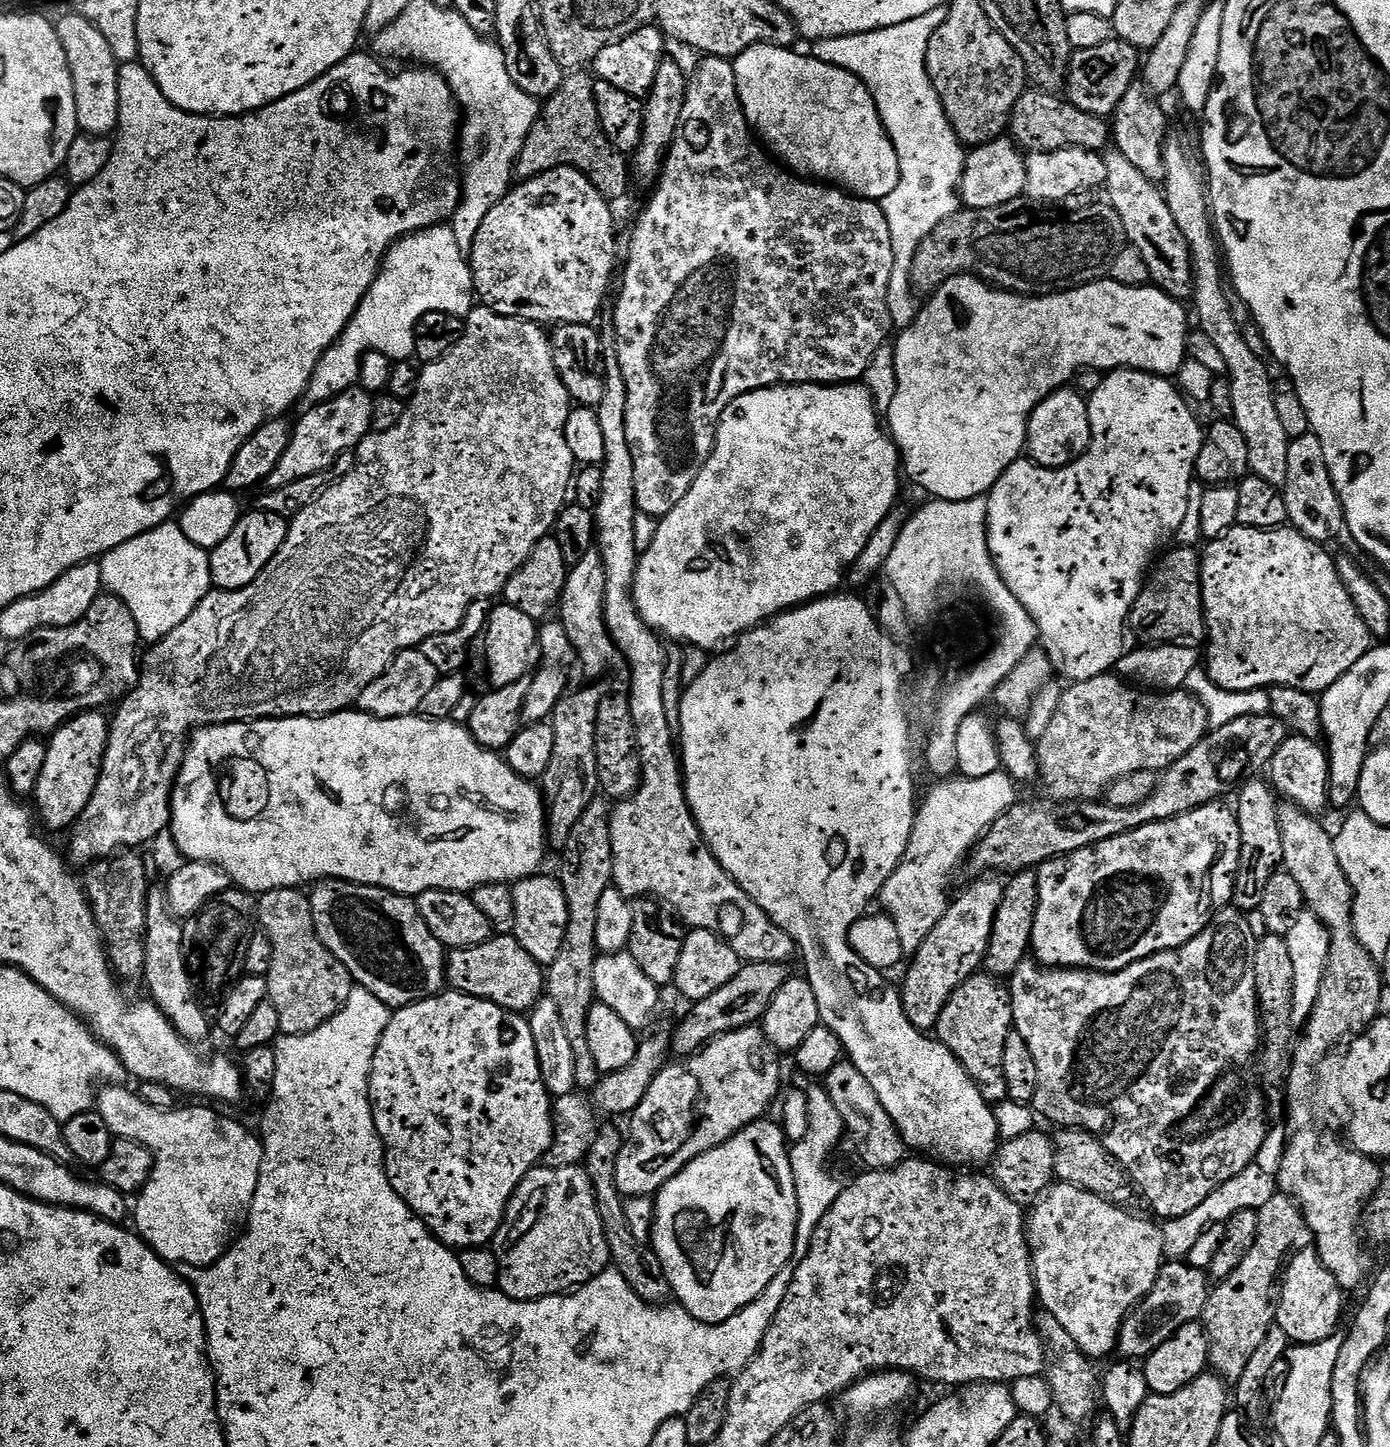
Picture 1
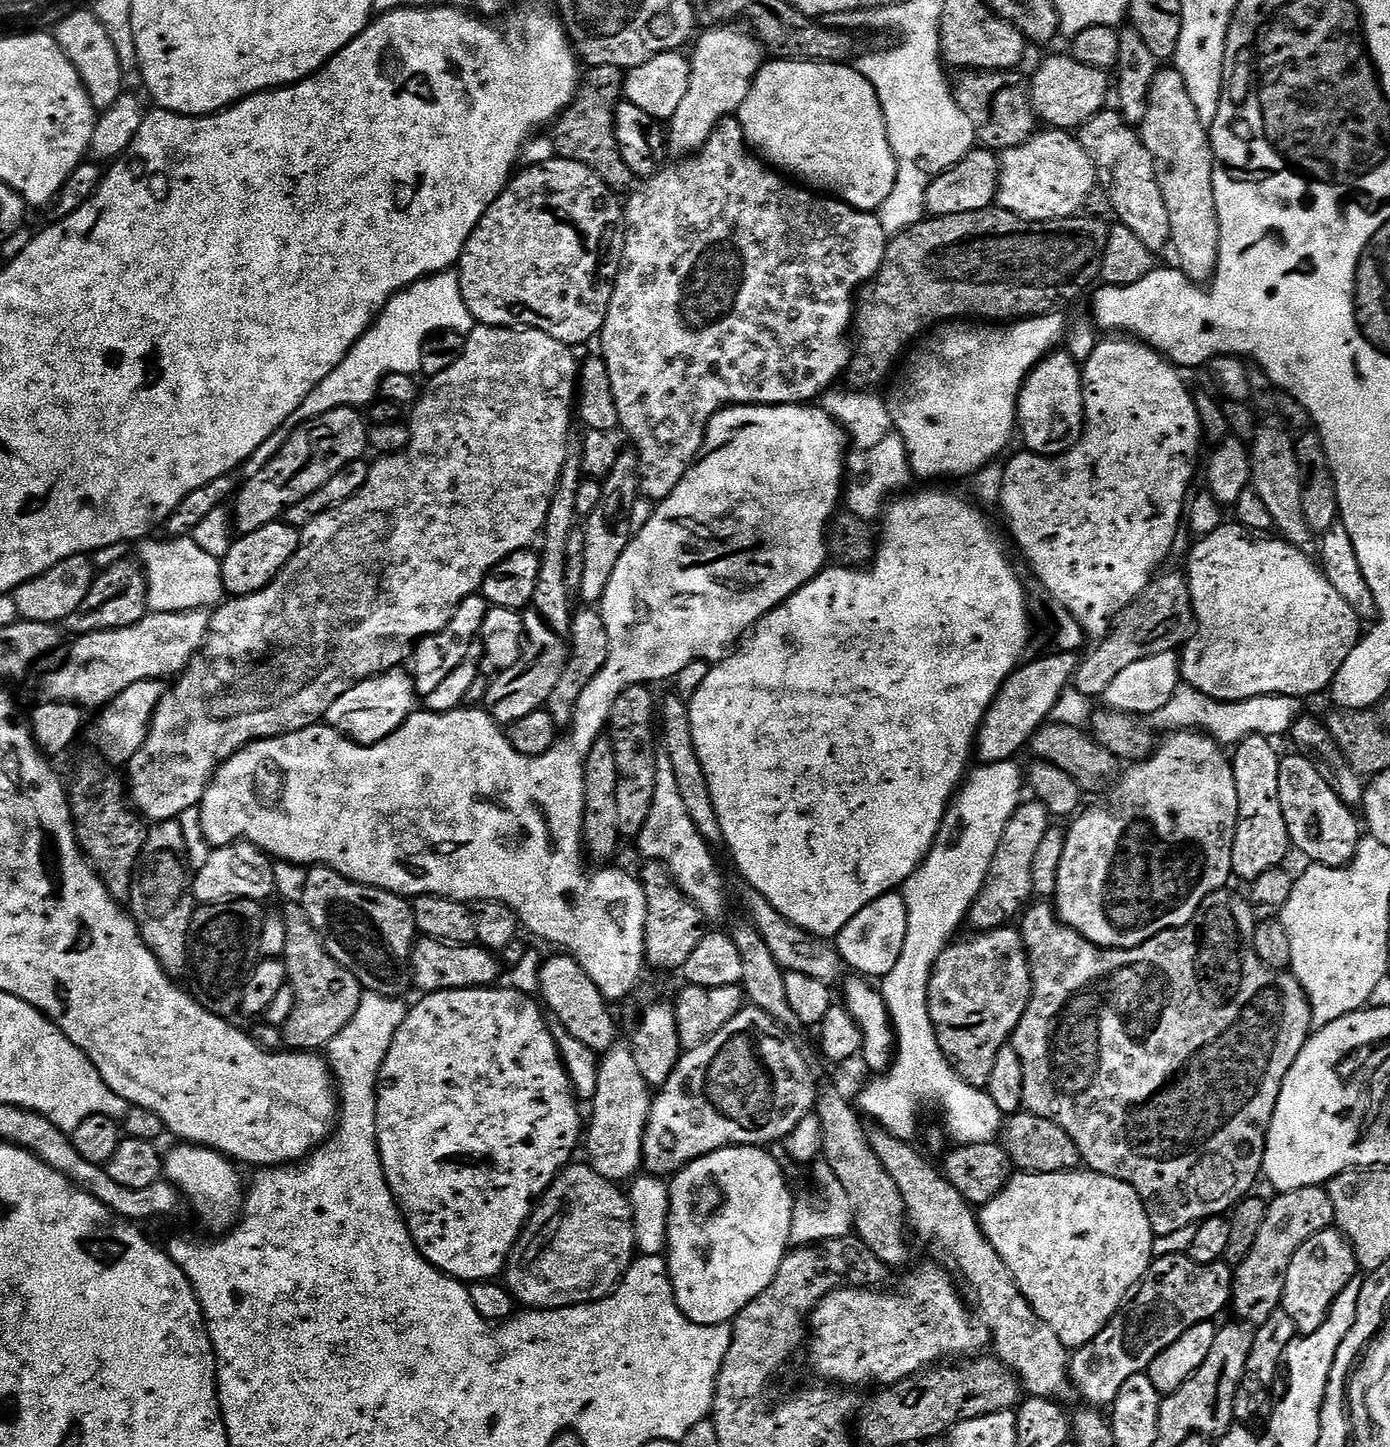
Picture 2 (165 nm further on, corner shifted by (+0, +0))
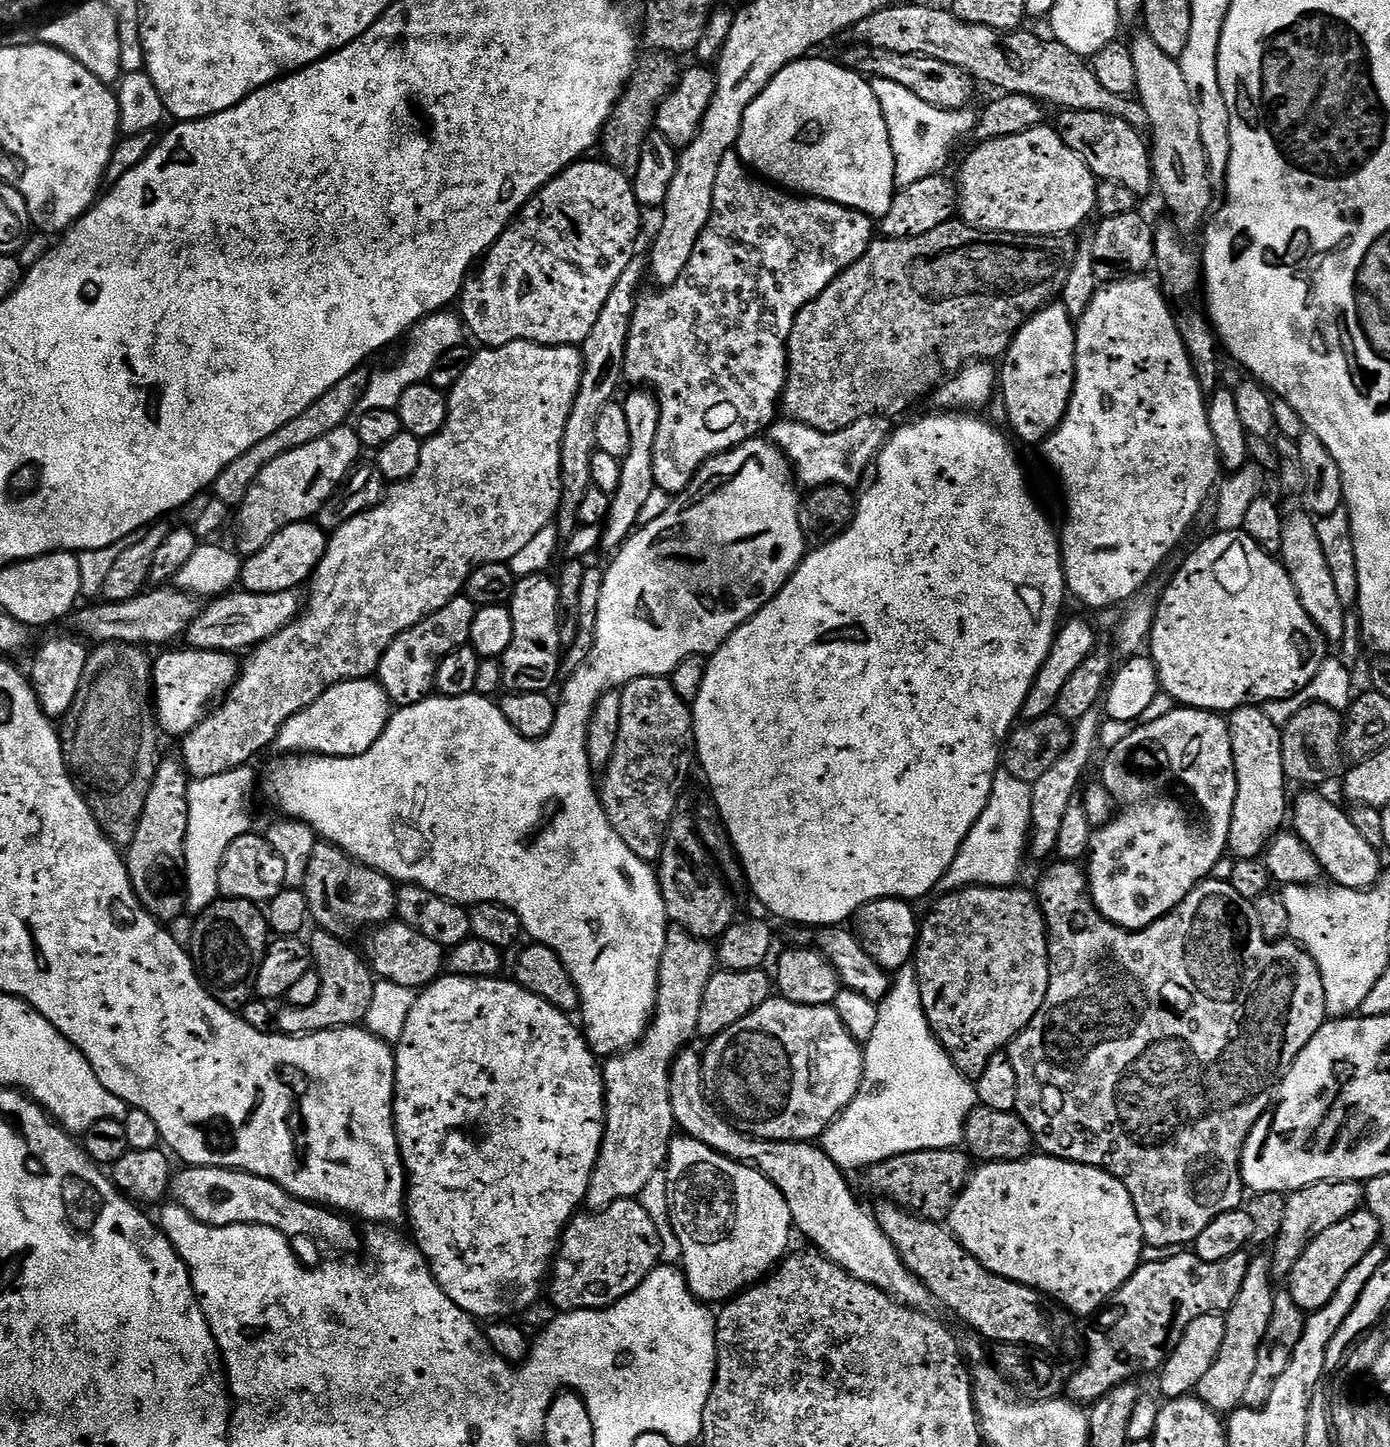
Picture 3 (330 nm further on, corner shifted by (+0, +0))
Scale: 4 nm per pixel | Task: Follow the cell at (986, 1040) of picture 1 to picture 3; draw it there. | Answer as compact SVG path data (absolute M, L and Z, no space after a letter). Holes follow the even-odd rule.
M977 886L941 895L941 900L932 908L928 917L921 919L918 924L916 950L914 953L914 967L918 978L918 990L922 994L922 1010L926 1010L928 1025L936 1035L936 1041L943 1046L946 1054L954 1062L956 1069L969 1078L975 1078L986 1070L986 1062L994 1058L994 1054L1005 1051L1008 1045L1023 1032L1024 1027L1032 1021L1034 1014L1046 1002L1046 990L1050 986L1050 966L1048 965L1048 927L1040 909L1040 902L1031 891L1021 886L1006 888L985 888Z

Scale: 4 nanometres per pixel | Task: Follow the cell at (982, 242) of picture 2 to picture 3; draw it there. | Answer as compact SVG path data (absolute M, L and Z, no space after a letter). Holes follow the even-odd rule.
M953 218L947 224L938 226L926 234L918 234L918 238L902 238L890 240L887 238L873 239L872 244L818 298L810 303L796 315L794 326L790 330L788 339L788 380L784 383L782 397L782 412L787 419L797 420L819 432L837 432L854 422L867 416L883 416L893 418L900 416L911 404L919 402L923 396L931 397L936 389L949 379L950 374L955 374L967 364L983 358L988 362L996 362L1007 352L1016 331L1024 325L1029 316L1048 307L1063 293L1066 278L1070 278L1070 270L1074 266L1074 258L1078 247L1077 241L1072 241L1071 235L1062 236L1015 236L1005 232L979 232L971 228L959 218Z

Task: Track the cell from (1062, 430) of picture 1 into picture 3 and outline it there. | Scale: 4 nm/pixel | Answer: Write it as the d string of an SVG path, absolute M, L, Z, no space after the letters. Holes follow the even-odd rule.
M1053 302L1029 316L1027 322L1016 331L1016 337L1004 353L998 368L998 388L1001 393L1004 391L1004 412L1008 415L1009 426L1016 431L1015 439L1025 440L1026 443L1036 446L1043 445L1064 421L1075 381L1076 324L1072 315L1064 309L1063 303Z

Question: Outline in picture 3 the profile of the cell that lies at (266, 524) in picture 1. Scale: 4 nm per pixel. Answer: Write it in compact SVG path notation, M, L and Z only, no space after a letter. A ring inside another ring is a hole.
M315 522L286 526L258 554L247 557L240 565L240 584L243 591L254 594L290 592L307 585L328 545L328 536Z

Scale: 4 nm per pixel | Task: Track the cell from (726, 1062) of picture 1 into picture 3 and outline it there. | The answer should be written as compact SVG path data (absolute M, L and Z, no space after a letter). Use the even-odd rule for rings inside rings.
M770 998L762 1006L758 1006L742 1022L734 1022L730 1030L711 1037L707 1041L708 1049L703 1049L704 1090L722 1109L723 1115L731 1120L740 1132L748 1136L756 1136L759 1140L790 1140L793 1142L812 1142L823 1137L824 1132L836 1121L837 1116L850 1106L850 1102L858 1094L860 1083L864 1077L864 1049L854 1038L846 1026L842 1026L842 1018L838 1018L836 1009L831 1006L802 1006L783 998Z

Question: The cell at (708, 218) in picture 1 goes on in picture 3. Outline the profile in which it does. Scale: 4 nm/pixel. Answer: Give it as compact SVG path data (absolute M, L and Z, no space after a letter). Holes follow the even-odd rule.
M735 150L728 152L726 158L722 158L722 166L718 166L718 182L714 182L712 213L708 219L708 225L702 230L694 246L694 252L690 254L690 260L686 262L686 270L682 270L678 282L674 282L669 288L655 290L656 292L645 291L637 299L624 351L623 379L627 383L629 380L632 386L647 386L660 404L658 438L654 438L654 482L661 493L663 491L672 492L671 494L683 492L684 487L696 477L696 472L707 460L720 456L748 440L757 439L763 433L760 431L764 427L765 431L777 419L784 394L784 383L788 380L788 339L796 321L796 315L811 300L818 298L818 294L822 294L822 290L826 290L826 286L830 286L830 282L834 282L838 274L854 266L854 262L858 262L858 258L866 254L873 239L873 217L856 212L852 208L843 208L840 204L829 200L805 198L803 195L781 190L753 175L741 160L740 153Z

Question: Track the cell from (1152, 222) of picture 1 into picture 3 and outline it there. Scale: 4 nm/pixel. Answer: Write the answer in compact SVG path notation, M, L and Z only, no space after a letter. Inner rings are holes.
M1069 112L1059 113L1060 121L1054 124L1060 133L1062 142L1086 162L1086 166L1100 180L1110 182L1122 182L1134 190L1137 198L1144 198L1148 191L1153 191L1154 177L1152 174L1152 158L1149 145L1139 131L1131 128L1122 118L1114 118L1110 114L1098 114L1097 112Z

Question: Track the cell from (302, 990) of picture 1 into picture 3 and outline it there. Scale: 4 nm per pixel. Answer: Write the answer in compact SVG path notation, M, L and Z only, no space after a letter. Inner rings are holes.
M316 948L314 970L320 975L322 990L318 1002L305 1008L283 1009L278 1016L278 1028L285 1036L308 1036L312 1032L325 1032L331 1028L351 1028L359 1025L370 1010L374 973L365 957L352 948Z

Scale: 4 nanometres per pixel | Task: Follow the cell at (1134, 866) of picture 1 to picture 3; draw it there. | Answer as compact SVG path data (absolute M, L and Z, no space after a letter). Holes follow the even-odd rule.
M1173 707L1170 714L1158 718L1149 724L1141 723L1133 727L1132 732L1118 746L1107 749L1104 760L1104 776L1102 782L1106 790L1110 790L1115 807L1118 811L1113 815L1109 824L1095 829L1092 841L1088 846L1086 857L1086 871L1088 874L1088 893L1092 895L1094 906L1104 915L1105 920L1117 924L1119 928L1138 929L1150 926L1160 920L1168 912L1173 912L1179 904L1190 894L1190 890L1209 879L1218 866L1218 862L1228 852L1228 839L1230 838L1230 818L1234 814L1234 798L1236 797L1236 771L1234 770L1234 754L1230 746L1230 730L1228 721L1223 715L1206 712L1202 708Z

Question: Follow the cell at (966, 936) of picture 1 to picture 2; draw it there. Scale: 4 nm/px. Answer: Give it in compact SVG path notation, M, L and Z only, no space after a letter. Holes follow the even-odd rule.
M1032 798L1029 801L1029 804L1028 801L1021 802L1010 822L1006 822L1006 830L1002 830L1002 842L998 842L998 850L994 850L994 862L990 862L990 870L986 874L984 889L968 911L967 923L973 924L976 932L989 932L1011 925L1023 913L1029 903L1028 898L1033 897L1034 853L1038 851L1042 837L1050 826L1050 817L1046 806L1042 806L1039 800Z

